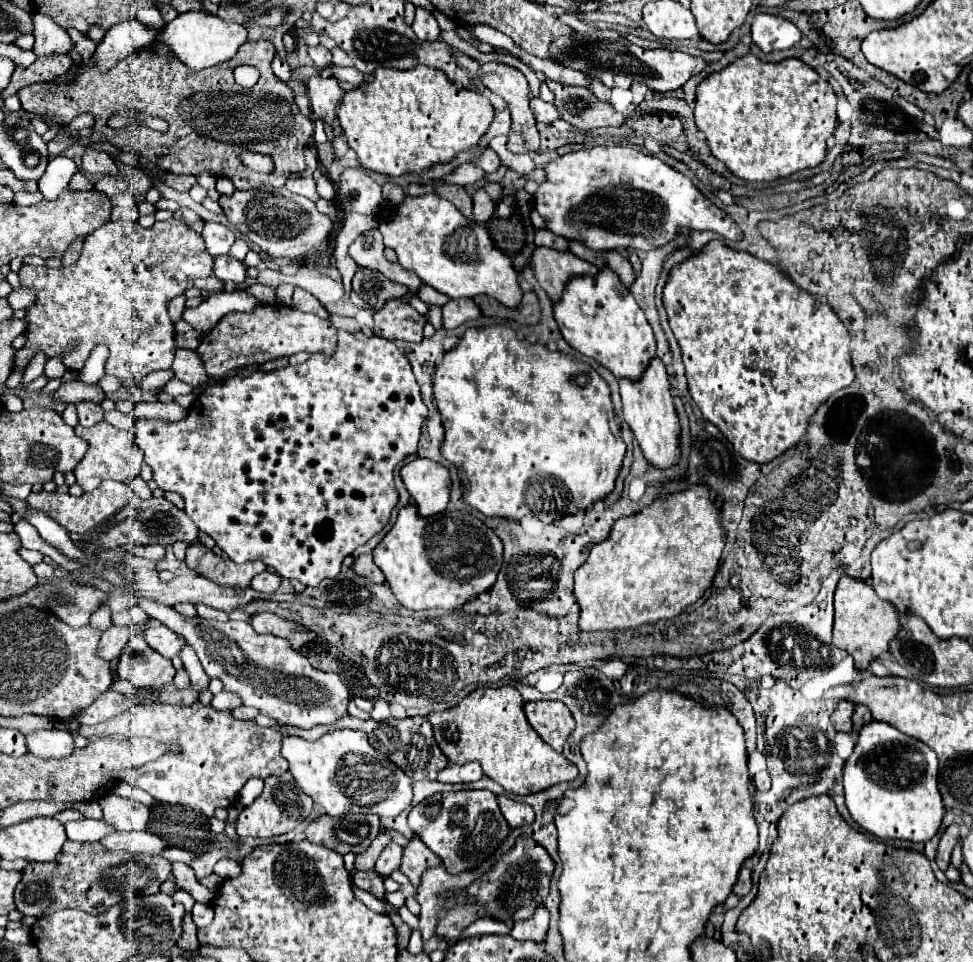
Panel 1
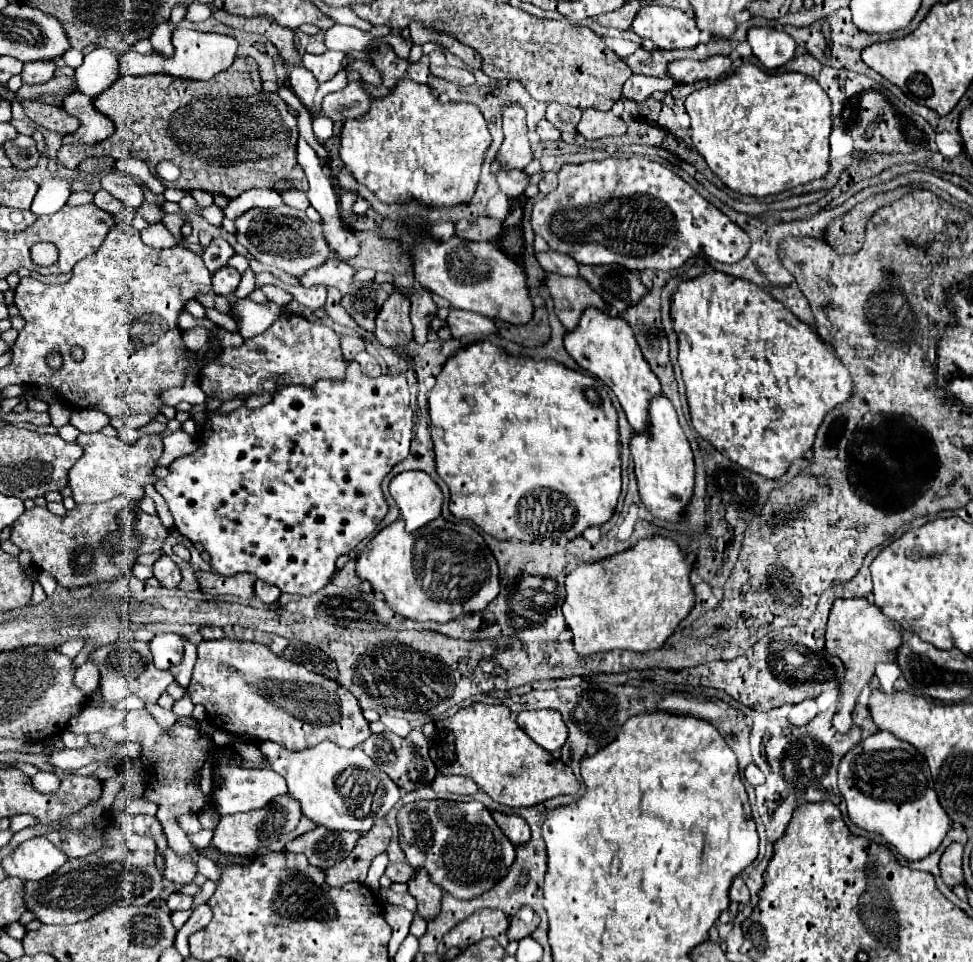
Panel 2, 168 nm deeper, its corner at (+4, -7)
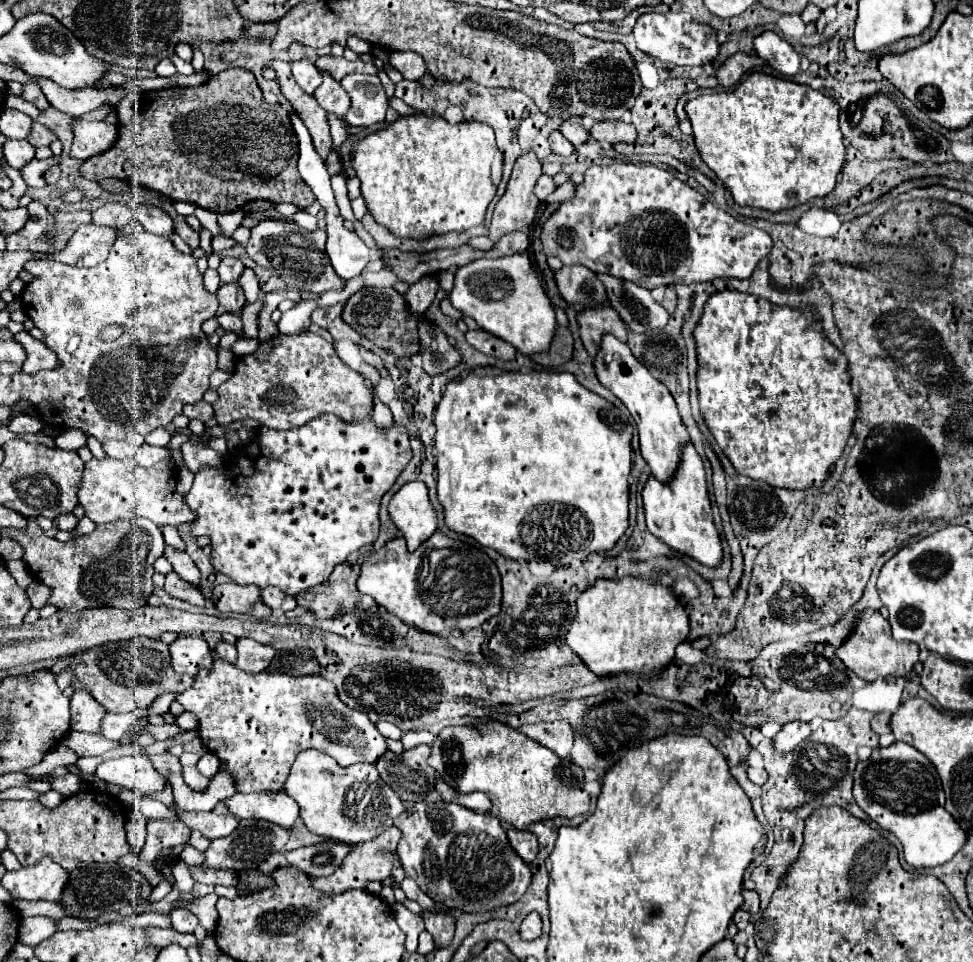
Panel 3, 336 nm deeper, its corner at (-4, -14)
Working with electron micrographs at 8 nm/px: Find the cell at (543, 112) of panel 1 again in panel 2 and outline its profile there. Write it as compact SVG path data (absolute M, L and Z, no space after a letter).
M542 119L540 123L538 123L538 127L536 127L536 133L540 135L540 139L552 139L552 141L556 141L556 139L560 139L560 131L550 123L550 121L546 121L546 119Z

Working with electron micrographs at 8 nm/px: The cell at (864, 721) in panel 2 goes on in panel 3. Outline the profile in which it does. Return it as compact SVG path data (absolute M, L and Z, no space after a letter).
M880 712L880 714L876 714L876 716L872 718L872 730L874 730L876 734L886 734L886 732L890 732L888 720L890 720L890 712Z

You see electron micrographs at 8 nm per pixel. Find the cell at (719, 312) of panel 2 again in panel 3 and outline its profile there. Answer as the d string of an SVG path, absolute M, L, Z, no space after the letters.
M724 290L716 292L708 298L704 304L704 314L694 330L696 338L696 350L698 350L698 400L700 400L700 412L716 438L722 452L730 458L738 474L744 474L754 480L762 480L766 484L772 484L774 488L786 488L786 490L806 490L816 484L816 488L822 488L824 480L830 476L830 468L840 460L846 442L852 434L852 426L856 420L856 396L850 388L850 374L848 374L848 358L826 338L822 330L822 320L816 312L810 308L800 310L792 306L778 306L772 304L760 296L754 294L742 294L738 290Z

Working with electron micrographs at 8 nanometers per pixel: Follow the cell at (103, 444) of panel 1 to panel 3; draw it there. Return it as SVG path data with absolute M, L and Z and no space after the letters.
M92 458L86 462L82 488L78 500L86 510L86 516L96 524L108 524L116 520L130 520L136 516L152 520L156 526L180 526L196 520L196 514L188 508L182 494L176 492L174 466L170 460L158 462L152 468L142 468L134 460L114 460L114 458Z

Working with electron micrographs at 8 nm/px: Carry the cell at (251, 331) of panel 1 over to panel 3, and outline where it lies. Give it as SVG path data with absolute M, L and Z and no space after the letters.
M302 332L294 336L280 334L272 340L260 342L254 354L238 358L234 376L218 388L218 394L220 398L214 404L214 420L218 424L230 424L234 420L254 418L266 428L282 428L282 430L302 426L320 414L336 414L346 422L354 424L368 418L374 408L374 402L372 402L374 396L372 396L370 384L366 386L364 378L338 358L336 348L330 342L326 342L324 338L312 332Z

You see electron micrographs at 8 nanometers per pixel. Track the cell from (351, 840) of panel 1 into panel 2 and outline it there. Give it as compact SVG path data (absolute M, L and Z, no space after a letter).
M314 827L312 831L290 841L286 849L292 853L304 853L312 865L328 869L338 861L342 861L344 857L348 857L348 853L352 853L360 835L362 833L356 831L334 833L324 827Z

